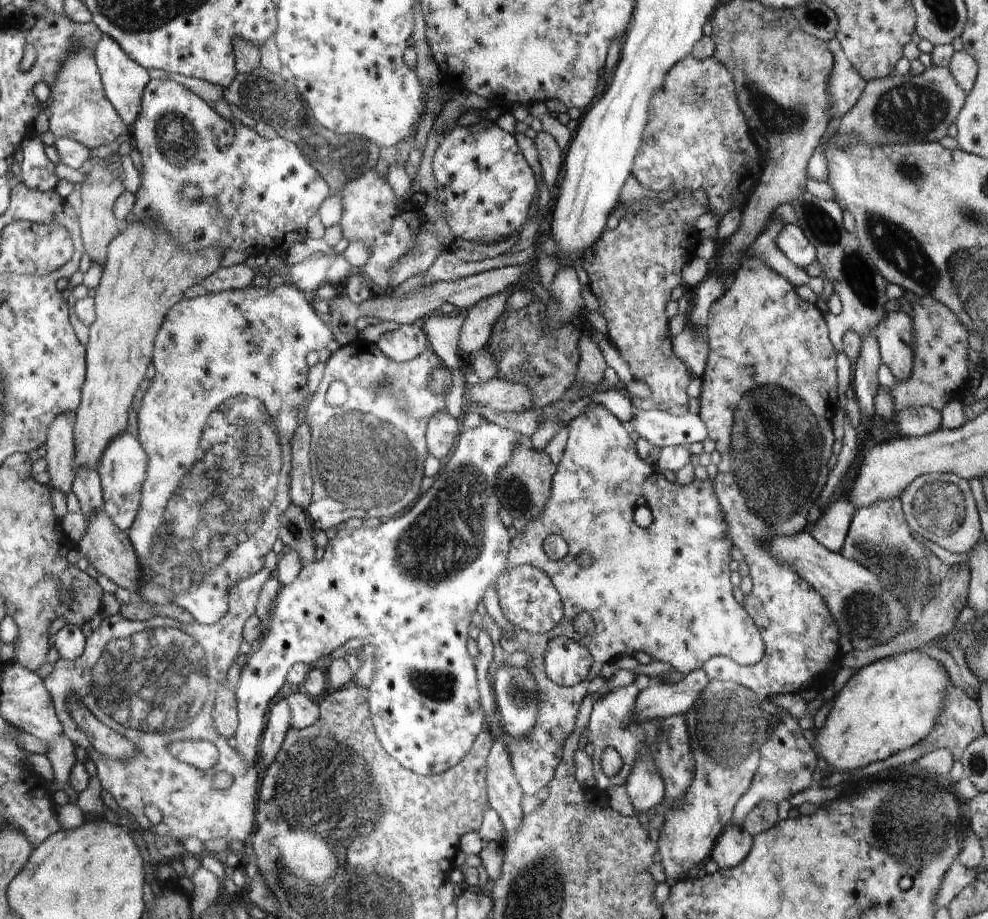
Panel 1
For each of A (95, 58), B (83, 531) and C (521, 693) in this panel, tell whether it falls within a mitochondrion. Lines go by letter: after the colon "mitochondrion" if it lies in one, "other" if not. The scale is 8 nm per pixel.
A: other
B: other
C: mitochondrion

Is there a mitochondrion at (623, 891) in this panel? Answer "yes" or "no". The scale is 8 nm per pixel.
no

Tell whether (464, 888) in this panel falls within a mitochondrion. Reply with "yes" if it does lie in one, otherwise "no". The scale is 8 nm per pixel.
no

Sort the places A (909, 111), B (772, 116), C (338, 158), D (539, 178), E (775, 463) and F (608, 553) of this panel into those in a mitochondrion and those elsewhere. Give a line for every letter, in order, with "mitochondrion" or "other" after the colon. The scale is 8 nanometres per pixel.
A: mitochondrion
B: mitochondrion
C: mitochondrion
D: other
E: mitochondrion
F: mitochondrion

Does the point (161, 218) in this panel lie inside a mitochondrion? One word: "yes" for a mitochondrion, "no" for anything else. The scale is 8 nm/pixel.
no

